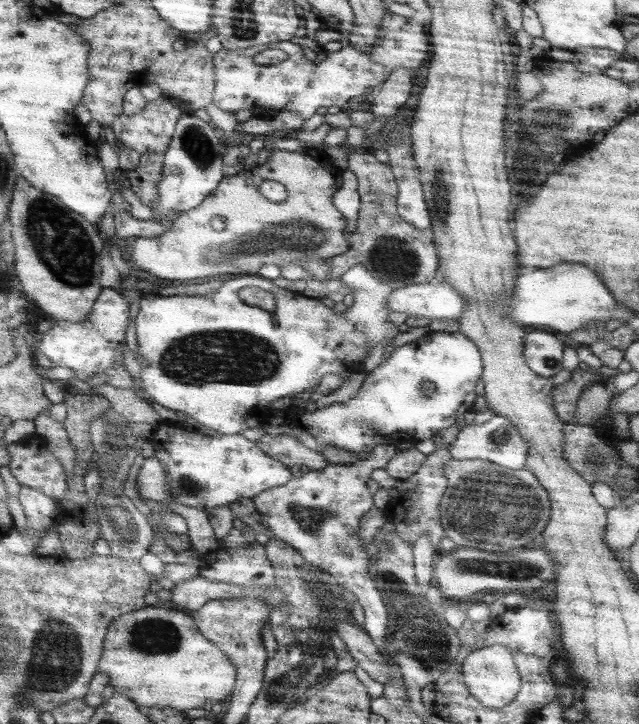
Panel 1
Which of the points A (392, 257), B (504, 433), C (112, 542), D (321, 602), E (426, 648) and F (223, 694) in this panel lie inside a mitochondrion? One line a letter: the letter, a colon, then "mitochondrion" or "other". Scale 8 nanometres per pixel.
A: mitochondrion
B: mitochondrion
C: other
D: mitochondrion
E: mitochondrion
F: other

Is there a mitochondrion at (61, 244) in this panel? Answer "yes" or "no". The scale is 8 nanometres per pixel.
yes

